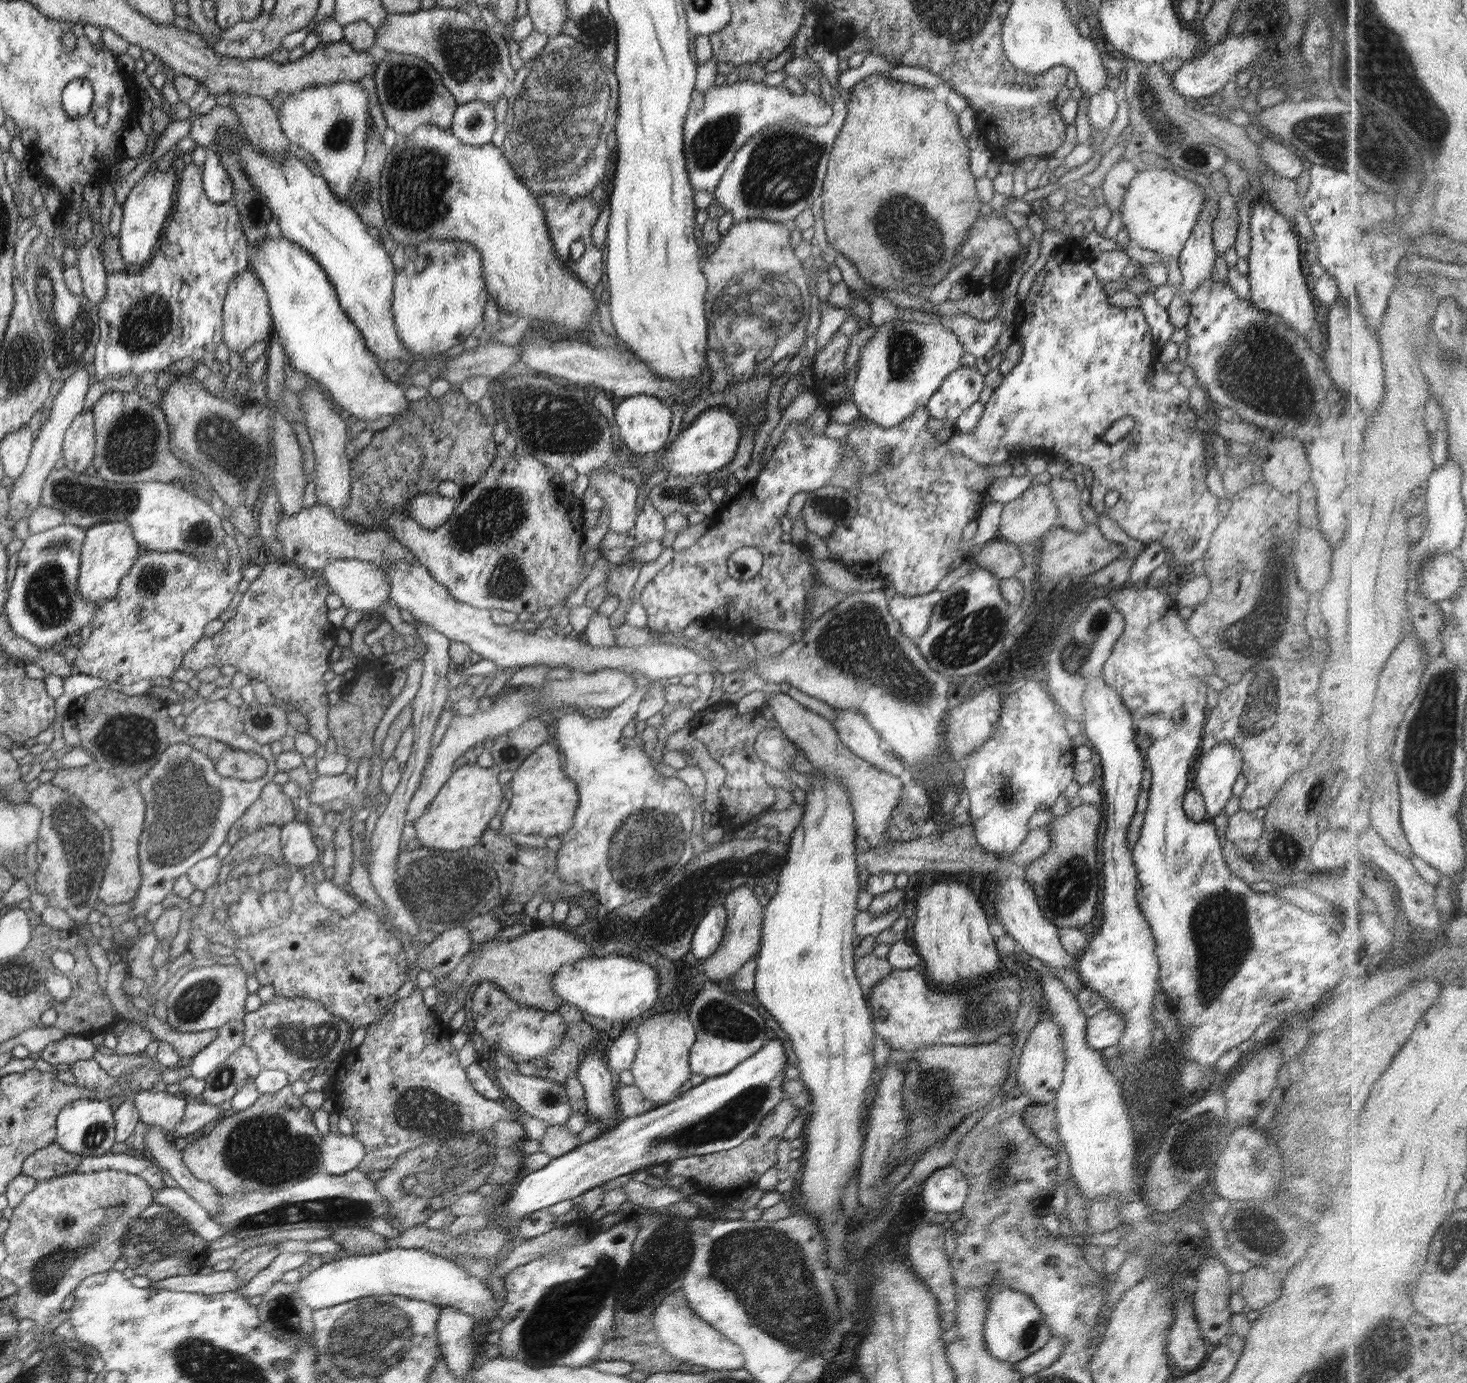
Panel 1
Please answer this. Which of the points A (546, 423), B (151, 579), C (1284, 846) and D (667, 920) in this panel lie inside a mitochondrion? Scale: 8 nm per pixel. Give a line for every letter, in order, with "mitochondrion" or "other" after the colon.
A: mitochondrion
B: mitochondrion
C: mitochondrion
D: mitochondrion

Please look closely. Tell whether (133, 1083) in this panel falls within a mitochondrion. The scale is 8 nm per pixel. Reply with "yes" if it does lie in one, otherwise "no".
no

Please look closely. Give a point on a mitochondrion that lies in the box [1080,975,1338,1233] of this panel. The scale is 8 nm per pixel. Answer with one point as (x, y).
(1191, 1146)

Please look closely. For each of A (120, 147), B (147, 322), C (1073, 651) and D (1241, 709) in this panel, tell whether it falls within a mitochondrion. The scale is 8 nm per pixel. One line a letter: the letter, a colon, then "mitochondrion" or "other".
A: other
B: mitochondrion
C: mitochondrion
D: mitochondrion

